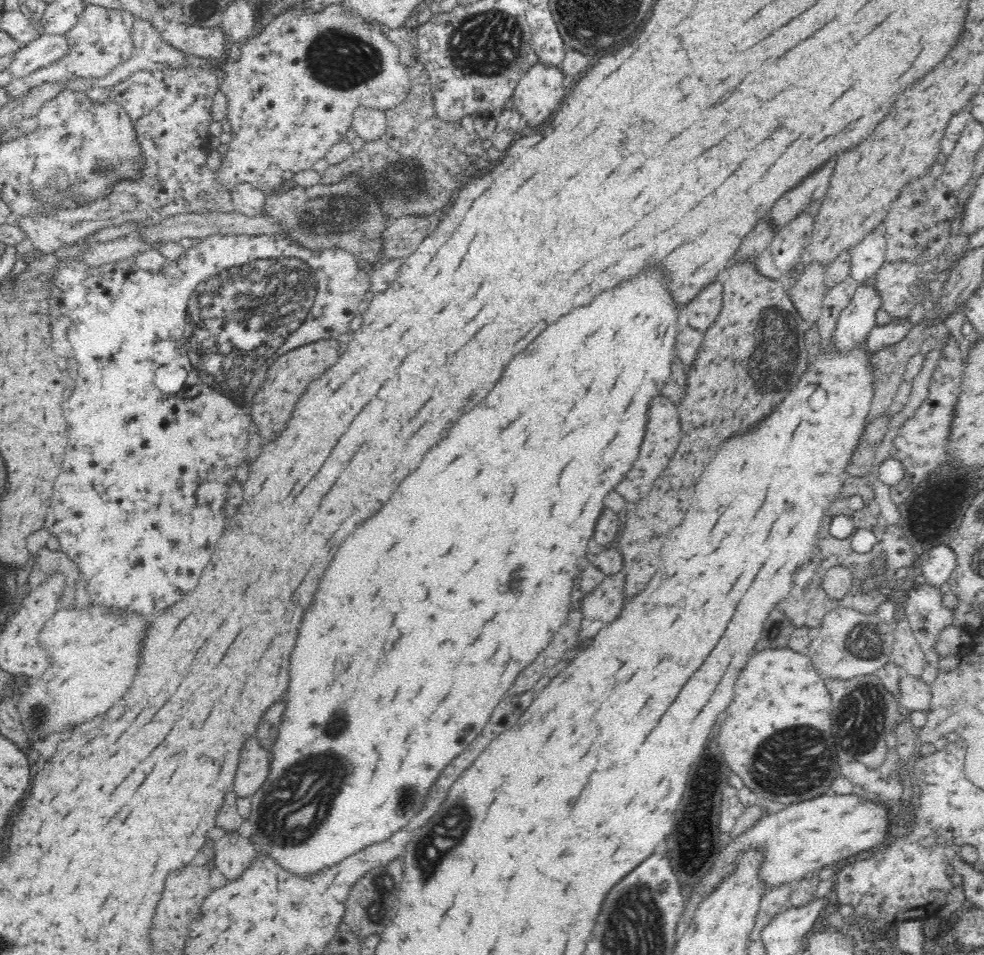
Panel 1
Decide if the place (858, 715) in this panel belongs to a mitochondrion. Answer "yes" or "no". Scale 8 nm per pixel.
yes

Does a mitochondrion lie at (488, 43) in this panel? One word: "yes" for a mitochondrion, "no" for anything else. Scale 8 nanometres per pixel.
yes

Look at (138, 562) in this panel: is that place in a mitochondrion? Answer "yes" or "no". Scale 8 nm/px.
no

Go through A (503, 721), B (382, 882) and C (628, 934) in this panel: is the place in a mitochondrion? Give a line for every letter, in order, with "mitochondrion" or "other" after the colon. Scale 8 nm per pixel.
A: other
B: mitochondrion
C: mitochondrion

